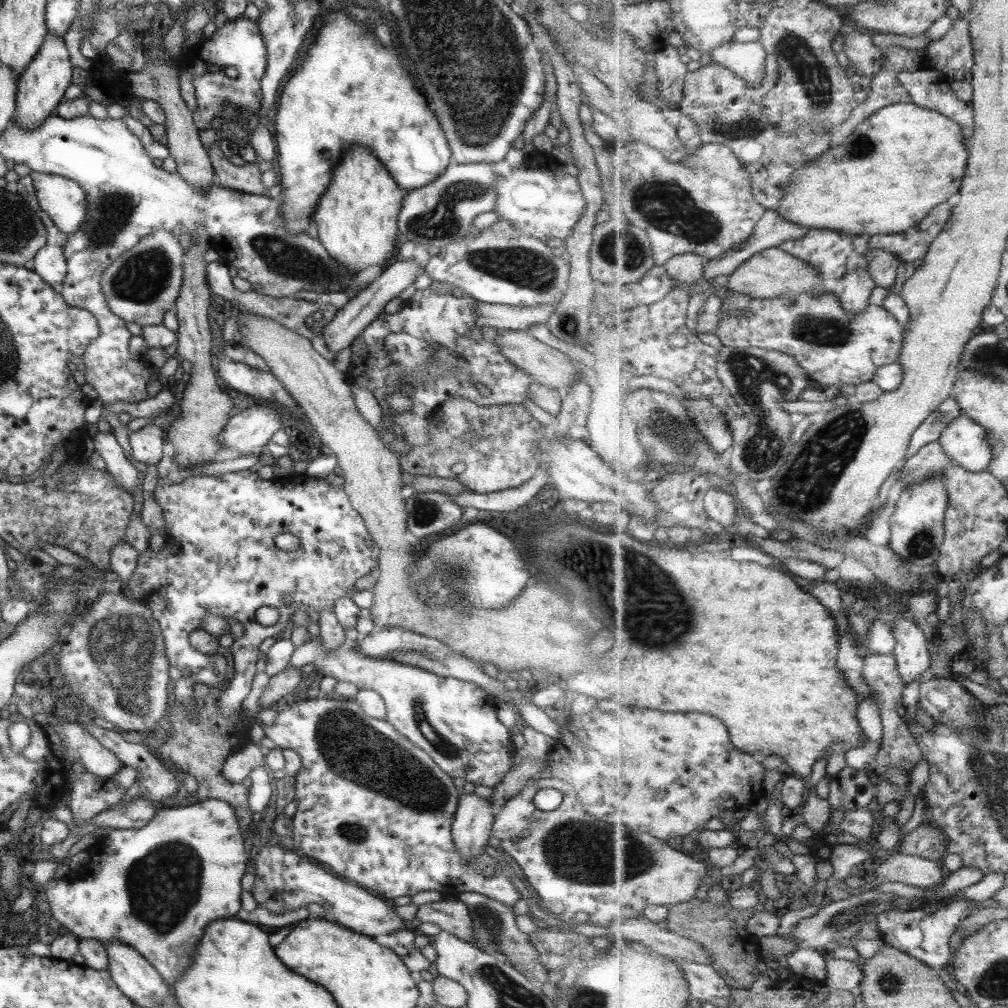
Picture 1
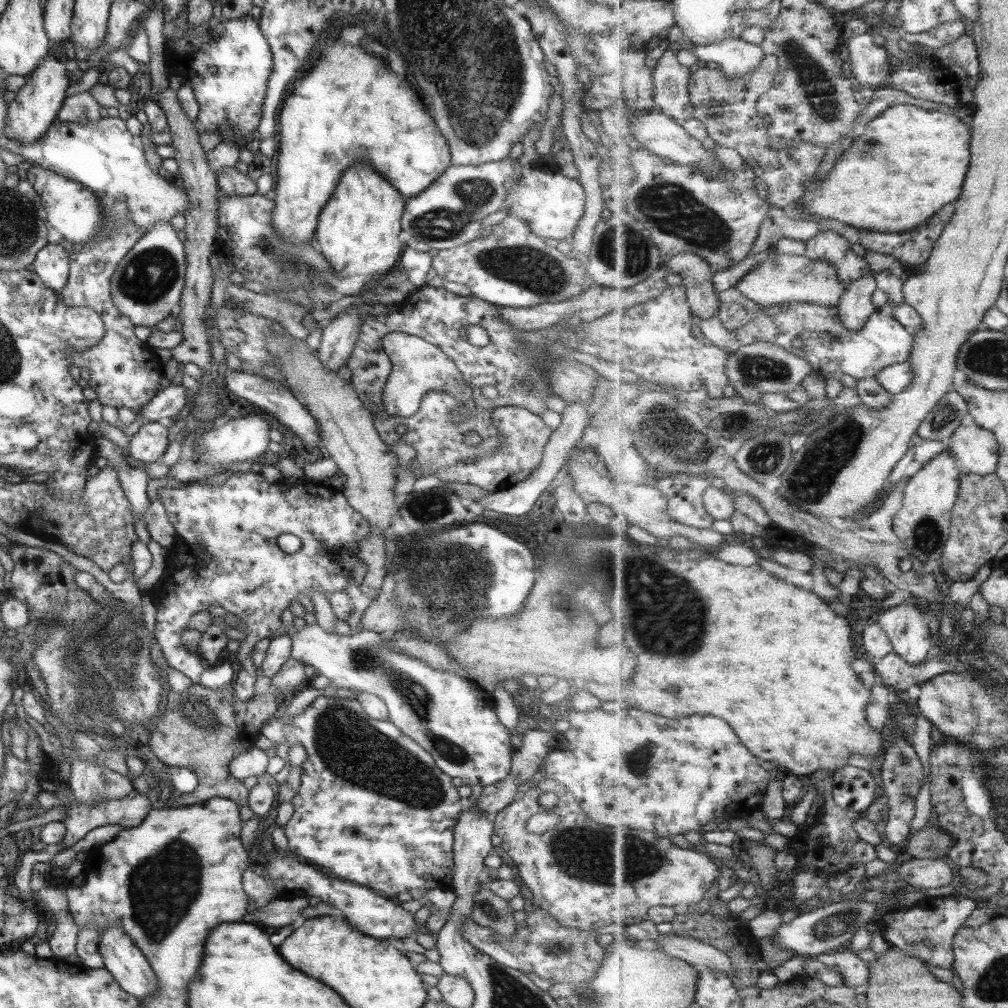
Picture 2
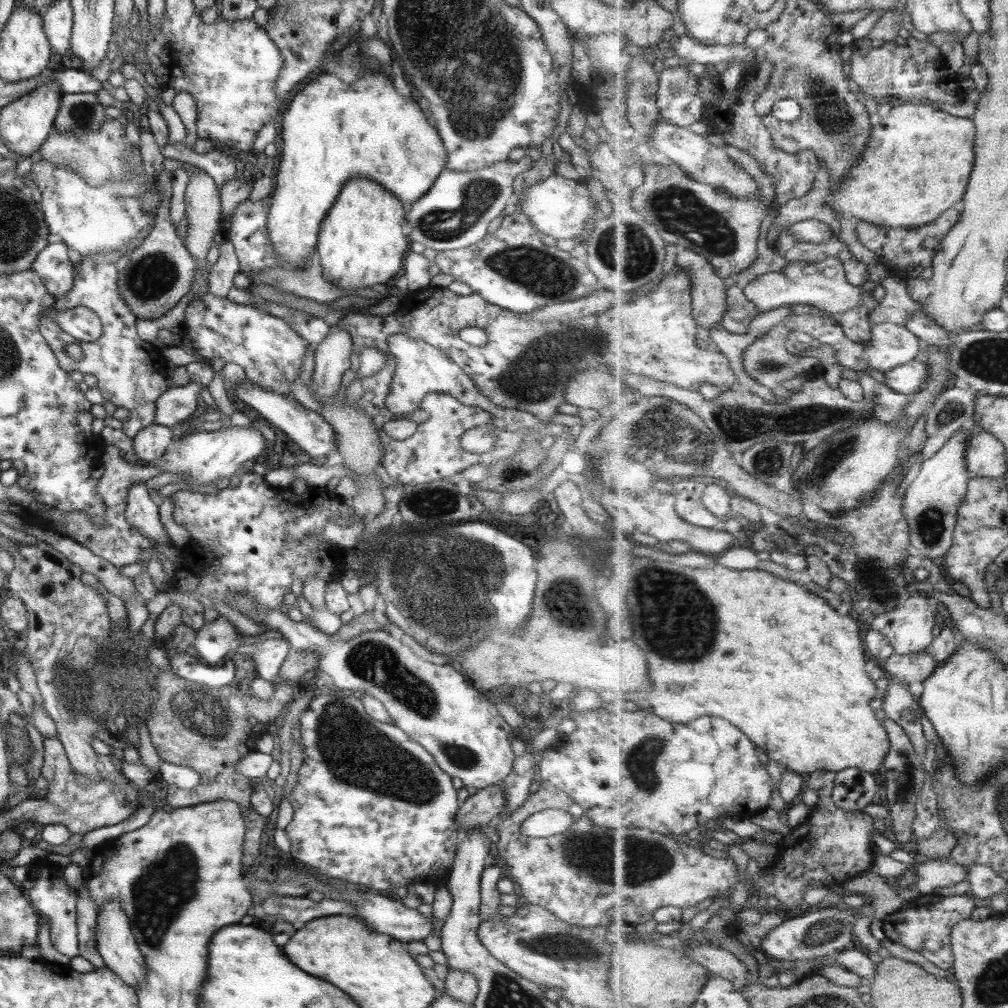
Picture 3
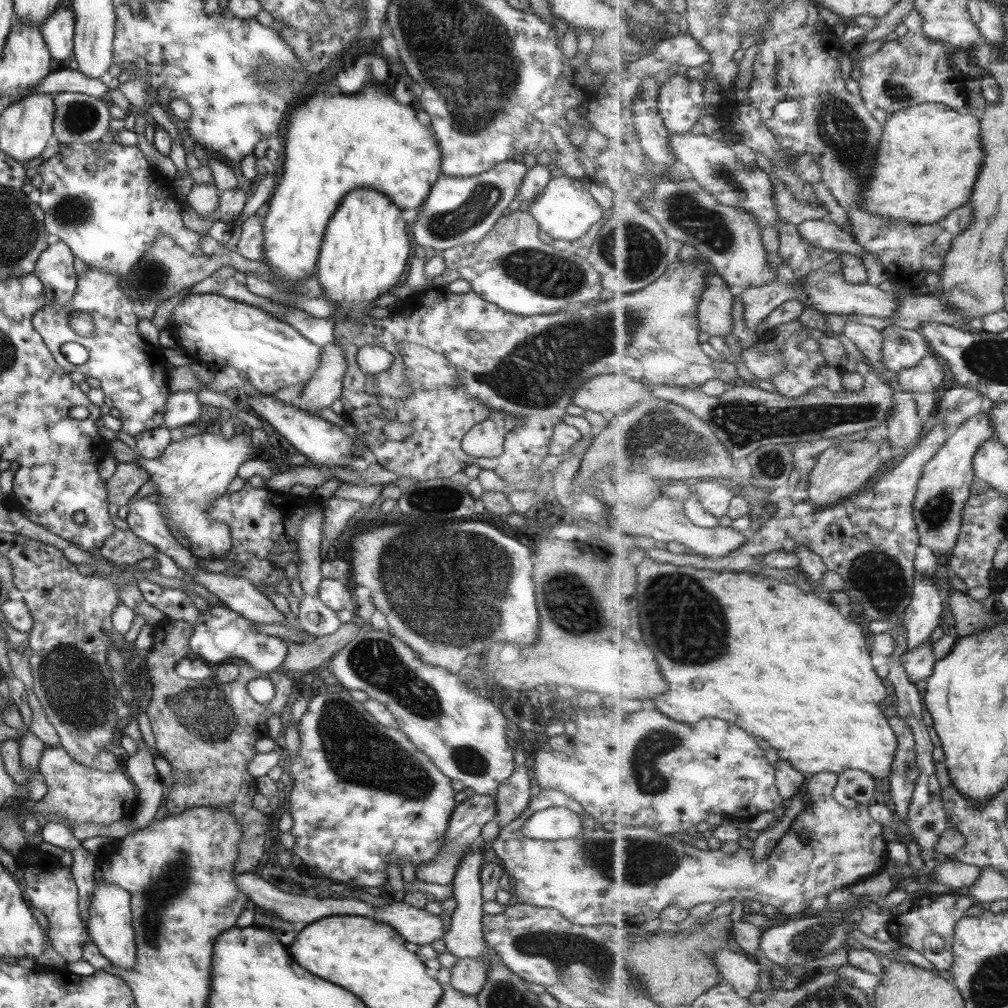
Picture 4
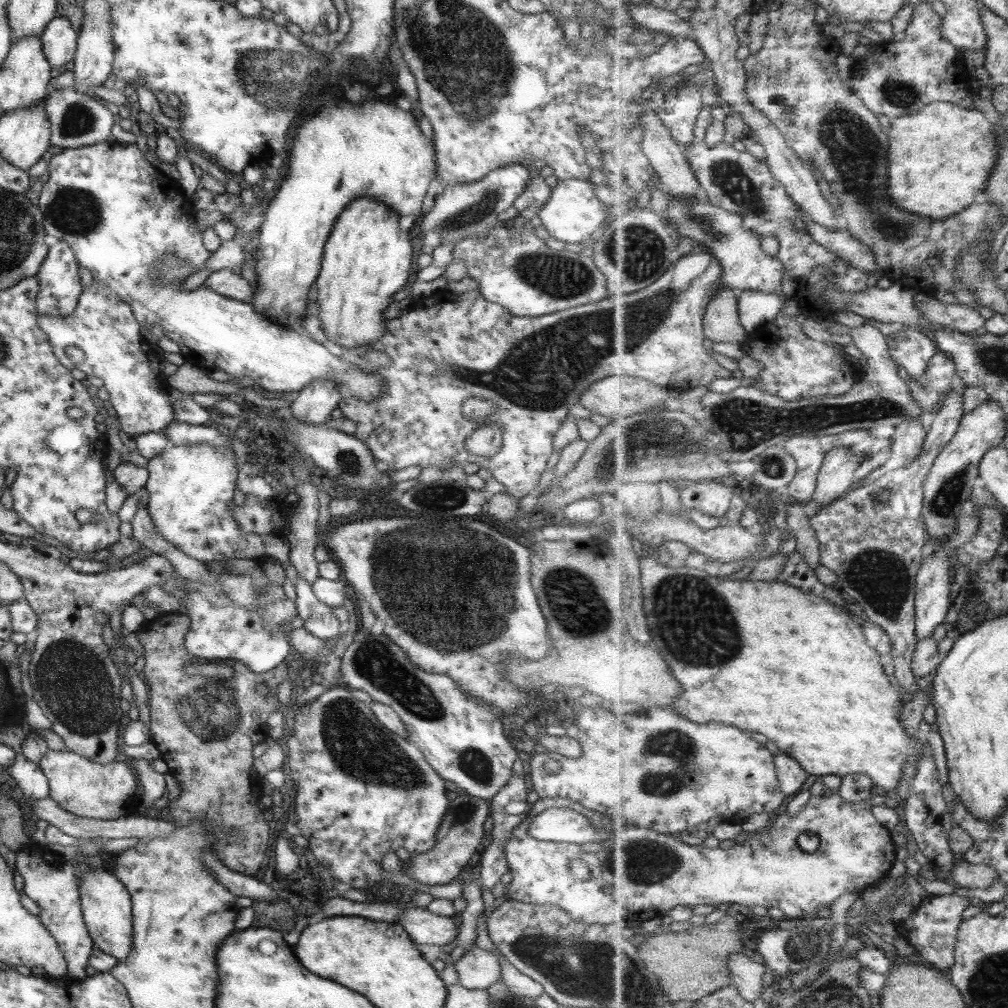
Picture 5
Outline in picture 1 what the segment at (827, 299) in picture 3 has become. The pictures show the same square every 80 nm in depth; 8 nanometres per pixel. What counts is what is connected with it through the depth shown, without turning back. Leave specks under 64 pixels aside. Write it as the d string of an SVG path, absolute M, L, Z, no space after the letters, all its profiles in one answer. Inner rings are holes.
M782 247L766 248L763 252L759 251L749 260L742 262L728 277L727 286L729 290L760 299L802 295L803 293L822 296L827 291L833 291L833 285L829 286L826 280L822 279L818 268L797 258L794 254L785 252Z

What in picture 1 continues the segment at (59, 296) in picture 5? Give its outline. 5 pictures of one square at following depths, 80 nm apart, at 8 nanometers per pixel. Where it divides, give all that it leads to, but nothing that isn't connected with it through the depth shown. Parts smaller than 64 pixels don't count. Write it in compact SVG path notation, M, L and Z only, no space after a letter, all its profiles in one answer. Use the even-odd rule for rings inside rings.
M43 245L33 259L33 272L36 272L47 284L61 282L66 273L66 262L59 246Z

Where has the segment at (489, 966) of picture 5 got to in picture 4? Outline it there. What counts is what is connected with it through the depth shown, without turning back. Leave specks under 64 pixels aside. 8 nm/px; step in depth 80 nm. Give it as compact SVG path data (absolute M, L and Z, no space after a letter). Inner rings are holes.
M463 959L456 961L449 969L451 976L449 984L453 990L466 996L476 996L480 991L485 978L487 966L479 959Z

